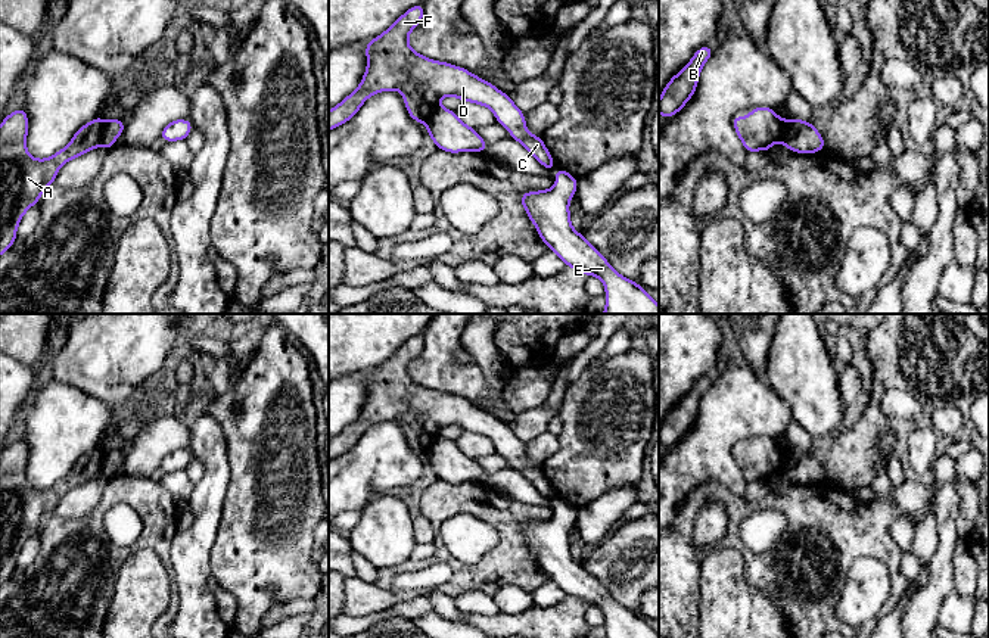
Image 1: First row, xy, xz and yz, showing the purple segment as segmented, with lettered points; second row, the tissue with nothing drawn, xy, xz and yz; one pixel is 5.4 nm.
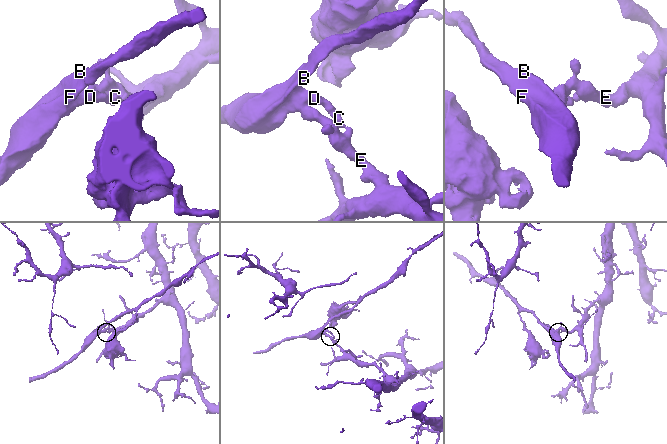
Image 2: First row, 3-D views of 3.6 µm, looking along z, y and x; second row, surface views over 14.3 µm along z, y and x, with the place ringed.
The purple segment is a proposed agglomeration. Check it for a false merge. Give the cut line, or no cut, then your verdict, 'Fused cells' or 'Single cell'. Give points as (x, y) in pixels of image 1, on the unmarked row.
Split along xy (103, 451), (103, 467), (99, 475). Fused cells

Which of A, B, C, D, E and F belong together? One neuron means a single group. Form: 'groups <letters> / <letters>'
groups A B C D F / E

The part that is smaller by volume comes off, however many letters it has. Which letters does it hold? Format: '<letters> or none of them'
A, B, C, D, F

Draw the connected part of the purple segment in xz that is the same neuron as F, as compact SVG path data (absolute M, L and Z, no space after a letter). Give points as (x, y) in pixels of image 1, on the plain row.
M416 334L385 362L366 374L367 399L361 414L329 441L329 461L348 452L373 424L399 420L408 445L424 452L445 426L489 438L497 452L519 472L544 498L554 499L554 489L541 467L526 460L525 444L511 427L494 414L461 396L432 390L408 374L410 362L420 355L424 340Z

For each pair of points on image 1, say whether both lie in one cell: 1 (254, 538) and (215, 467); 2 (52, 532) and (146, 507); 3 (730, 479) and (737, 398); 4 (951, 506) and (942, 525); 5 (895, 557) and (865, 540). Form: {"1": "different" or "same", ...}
{"1": "different", "2": "same", "3": "same", "4": "same", "5": "same"}

